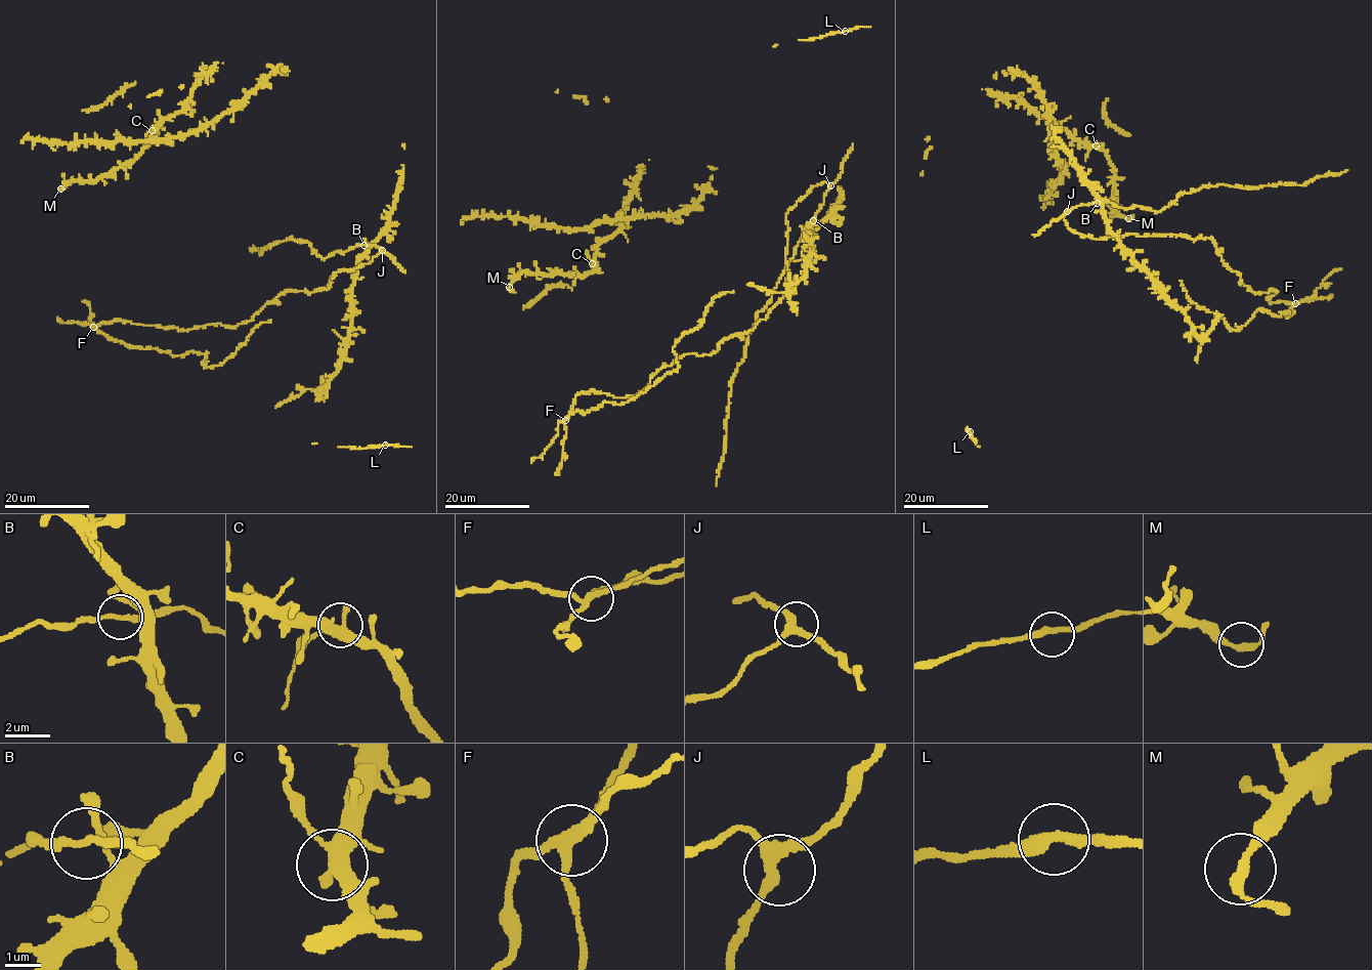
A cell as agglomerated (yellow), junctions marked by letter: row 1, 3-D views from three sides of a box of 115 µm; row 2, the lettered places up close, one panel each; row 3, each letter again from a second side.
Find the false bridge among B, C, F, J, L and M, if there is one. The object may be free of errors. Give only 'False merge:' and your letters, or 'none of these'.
False merge: F

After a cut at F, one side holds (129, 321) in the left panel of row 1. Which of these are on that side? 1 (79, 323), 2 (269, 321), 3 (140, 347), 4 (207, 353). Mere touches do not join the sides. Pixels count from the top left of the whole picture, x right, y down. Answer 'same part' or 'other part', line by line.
1: same part
2: other part
3: other part
4: other part

